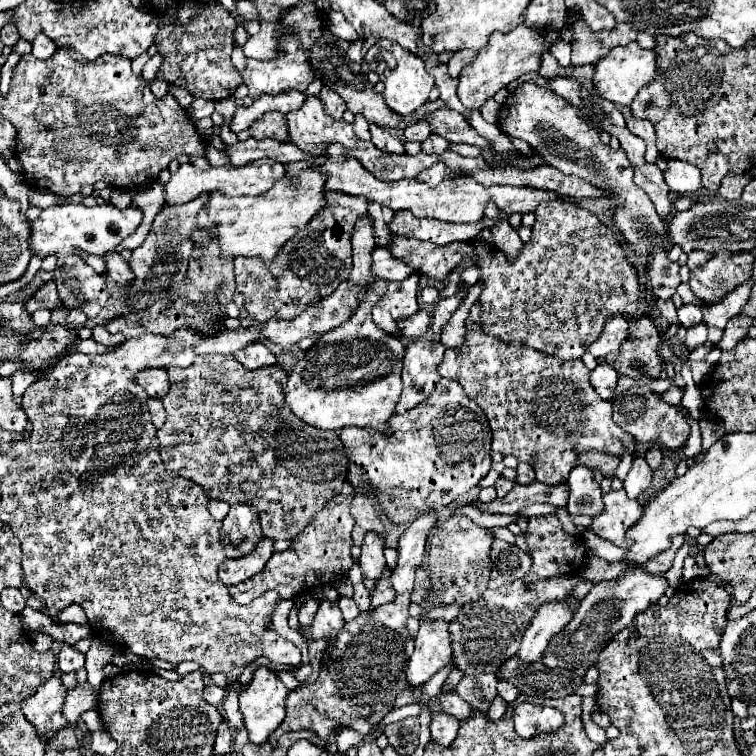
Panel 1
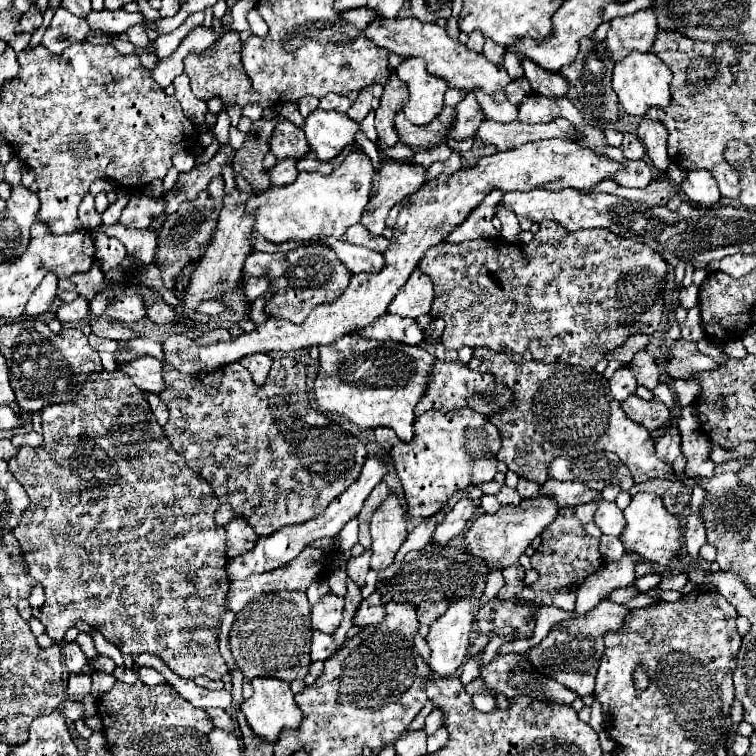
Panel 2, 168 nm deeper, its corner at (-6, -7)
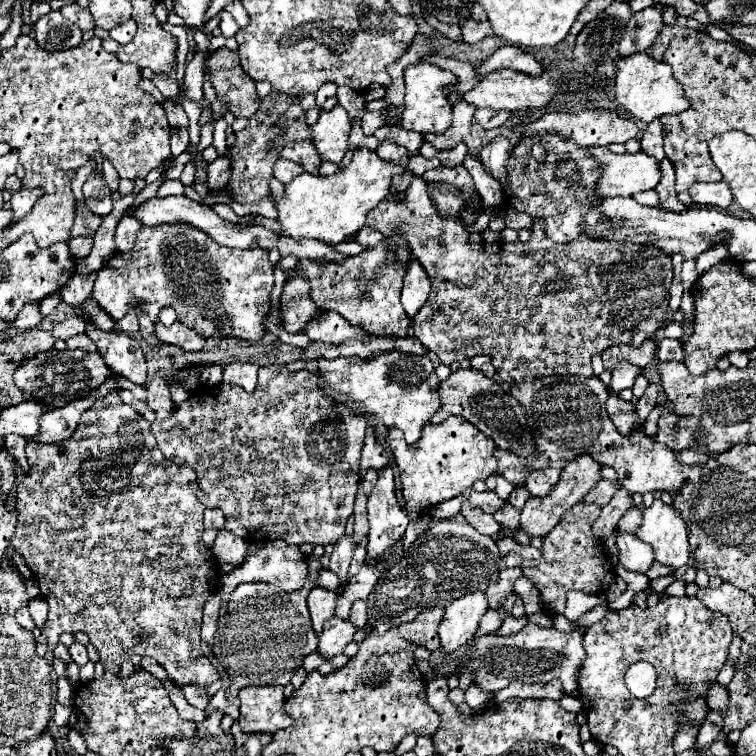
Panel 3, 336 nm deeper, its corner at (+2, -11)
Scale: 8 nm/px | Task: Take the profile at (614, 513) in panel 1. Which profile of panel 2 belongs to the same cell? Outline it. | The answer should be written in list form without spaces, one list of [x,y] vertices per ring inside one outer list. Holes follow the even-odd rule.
[[[639,492],[637,496],[631,498],[631,504],[623,510],[623,516],[625,516],[625,528],[619,536],[619,540],[623,542],[623,546],[627,550],[639,552],[643,558],[647,558],[651,562],[659,562],[659,564],[669,564],[669,560],[673,556],[677,556],[681,524],[673,514],[669,514],[665,510],[661,498]]]

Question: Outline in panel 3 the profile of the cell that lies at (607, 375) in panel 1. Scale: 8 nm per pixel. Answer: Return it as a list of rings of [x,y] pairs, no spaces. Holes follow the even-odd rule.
[[[619,362],[619,364],[615,366],[615,370],[613,370],[611,394],[617,394],[617,392],[621,392],[621,390],[625,390],[625,388],[633,388],[637,376],[641,376],[641,374],[645,374],[643,368],[633,366],[633,364],[629,364],[629,362]]]

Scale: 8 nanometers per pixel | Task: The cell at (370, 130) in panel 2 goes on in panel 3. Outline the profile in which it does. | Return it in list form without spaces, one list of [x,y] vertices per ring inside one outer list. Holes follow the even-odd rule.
[[[365,112],[361,126],[363,126],[365,136],[371,136],[377,128],[383,126],[383,114],[381,112]]]

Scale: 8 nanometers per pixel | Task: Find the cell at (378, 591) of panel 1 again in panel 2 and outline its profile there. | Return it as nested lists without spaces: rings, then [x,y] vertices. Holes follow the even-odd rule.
[[[375,590],[369,598],[365,598],[359,604],[357,616],[355,616],[355,624],[357,626],[367,626],[367,624],[377,624],[381,622],[385,616],[385,604],[383,604],[383,596],[379,590]]]

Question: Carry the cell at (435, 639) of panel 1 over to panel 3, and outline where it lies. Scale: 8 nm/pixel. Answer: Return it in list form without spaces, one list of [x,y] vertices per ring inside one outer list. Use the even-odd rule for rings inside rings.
[[[471,592],[459,600],[453,600],[445,608],[445,616],[439,624],[441,654],[447,656],[465,646],[479,630],[479,622],[487,610],[489,600],[485,592]]]

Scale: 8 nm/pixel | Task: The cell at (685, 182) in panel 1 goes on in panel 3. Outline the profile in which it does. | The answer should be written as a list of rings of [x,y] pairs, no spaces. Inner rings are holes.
[[[725,180],[721,182],[715,182],[715,184],[707,184],[707,182],[699,182],[699,184],[693,184],[689,188],[689,194],[693,198],[695,204],[701,204],[701,206],[719,206],[719,208],[729,208],[729,204],[733,202],[733,194],[731,194],[731,188]]]

